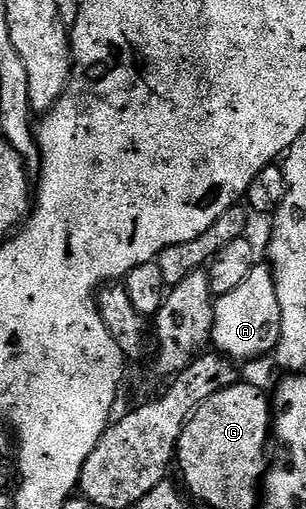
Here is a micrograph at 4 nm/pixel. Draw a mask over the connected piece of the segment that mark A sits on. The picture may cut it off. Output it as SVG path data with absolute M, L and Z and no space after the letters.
M258 264L251 268L243 284L226 294L216 295L213 303L213 332L211 346L216 353L242 364L248 358L272 355L281 335L279 296L275 296L275 280L268 265Z

